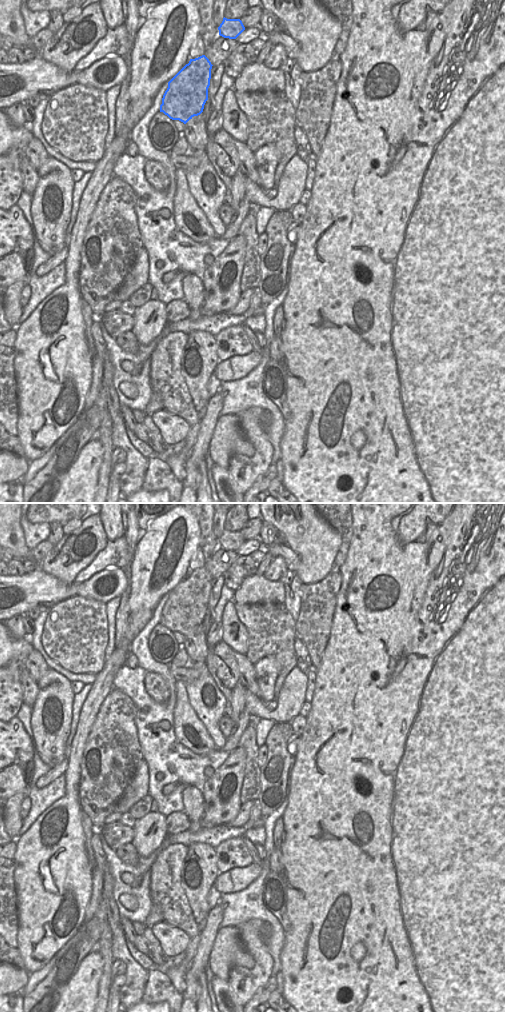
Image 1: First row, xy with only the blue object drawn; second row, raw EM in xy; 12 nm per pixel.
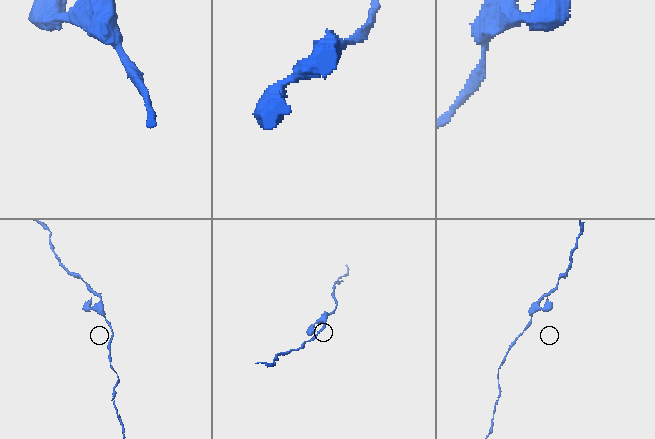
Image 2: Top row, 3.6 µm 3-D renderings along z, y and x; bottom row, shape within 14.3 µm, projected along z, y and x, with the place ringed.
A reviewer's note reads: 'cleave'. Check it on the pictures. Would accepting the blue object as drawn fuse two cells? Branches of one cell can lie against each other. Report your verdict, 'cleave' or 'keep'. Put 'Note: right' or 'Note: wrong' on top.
Note: right
cleave

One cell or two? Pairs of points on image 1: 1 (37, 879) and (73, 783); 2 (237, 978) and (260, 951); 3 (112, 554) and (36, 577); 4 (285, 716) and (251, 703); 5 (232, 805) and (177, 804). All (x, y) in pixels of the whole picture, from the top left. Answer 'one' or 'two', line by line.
1: one
2: one
3: two
4: one
5: two

